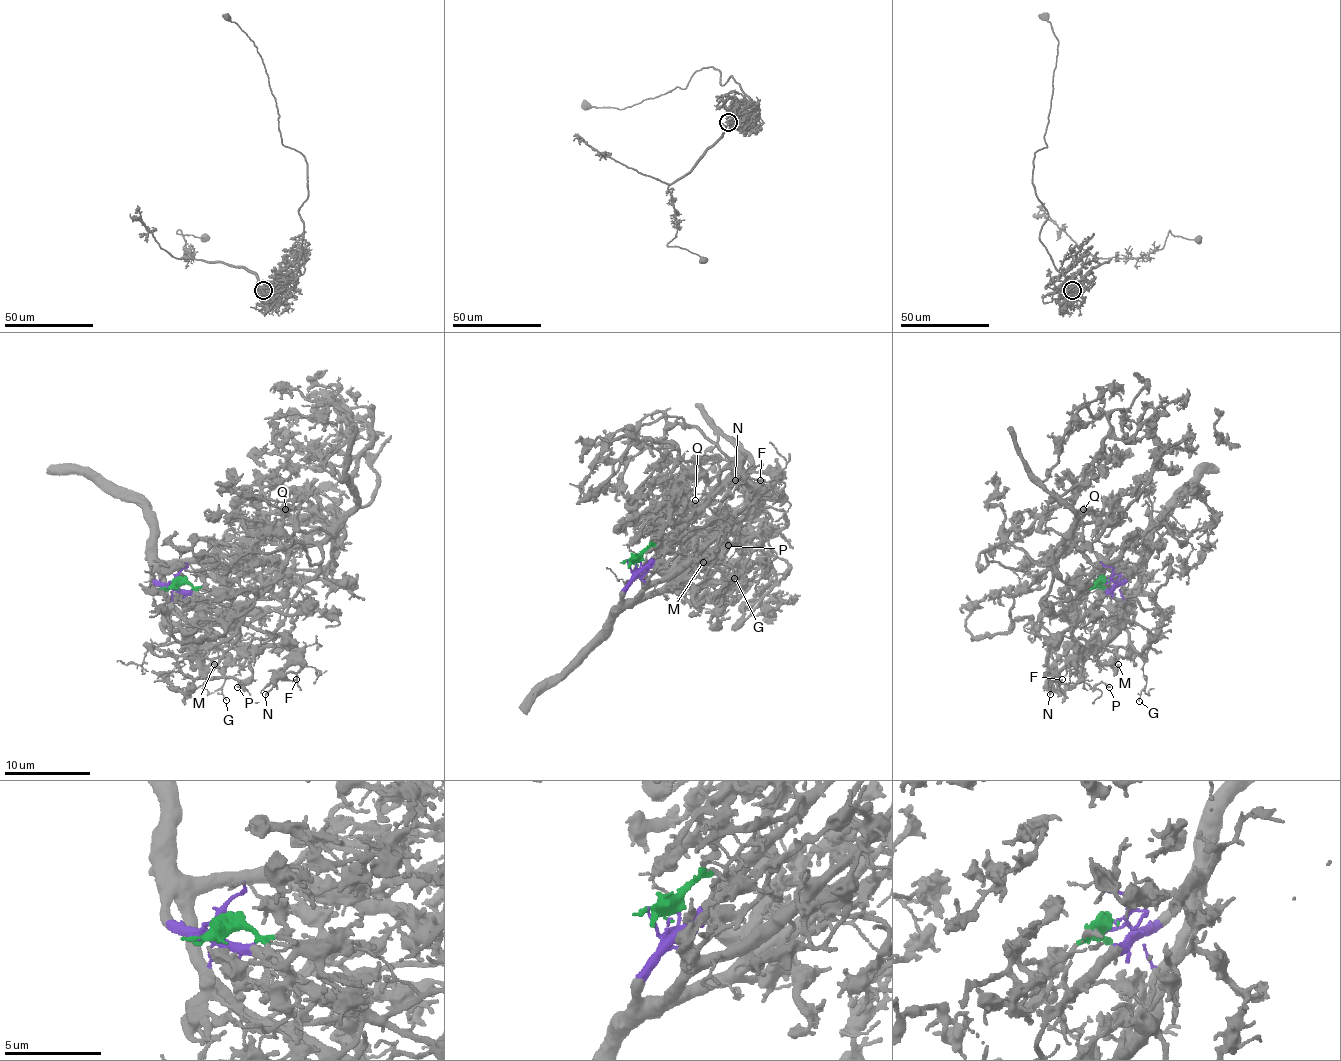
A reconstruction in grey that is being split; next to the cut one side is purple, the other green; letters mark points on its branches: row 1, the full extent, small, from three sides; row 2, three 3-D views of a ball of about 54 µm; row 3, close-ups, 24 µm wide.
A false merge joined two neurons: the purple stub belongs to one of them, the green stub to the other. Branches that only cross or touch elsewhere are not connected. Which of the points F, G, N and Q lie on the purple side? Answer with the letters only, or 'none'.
F, G, N

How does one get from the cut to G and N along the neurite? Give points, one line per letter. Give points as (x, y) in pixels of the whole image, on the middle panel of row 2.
G: (637, 566), (647, 581), (661, 581), (703, 558), (733, 571), (737, 578), (728, 584), (735, 578)
N: (637, 566), (635, 572), (641, 579), (661, 581), (711, 539), (752, 496), (739, 477), (734, 480)

